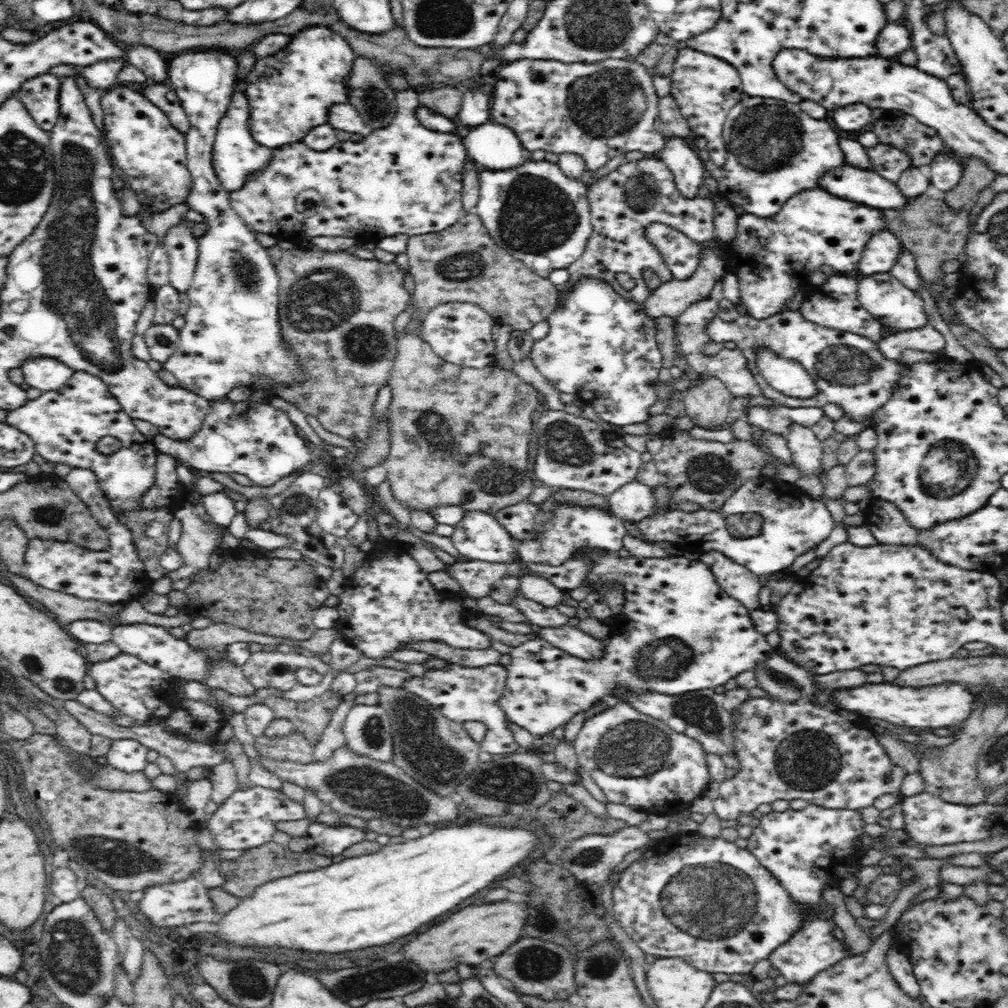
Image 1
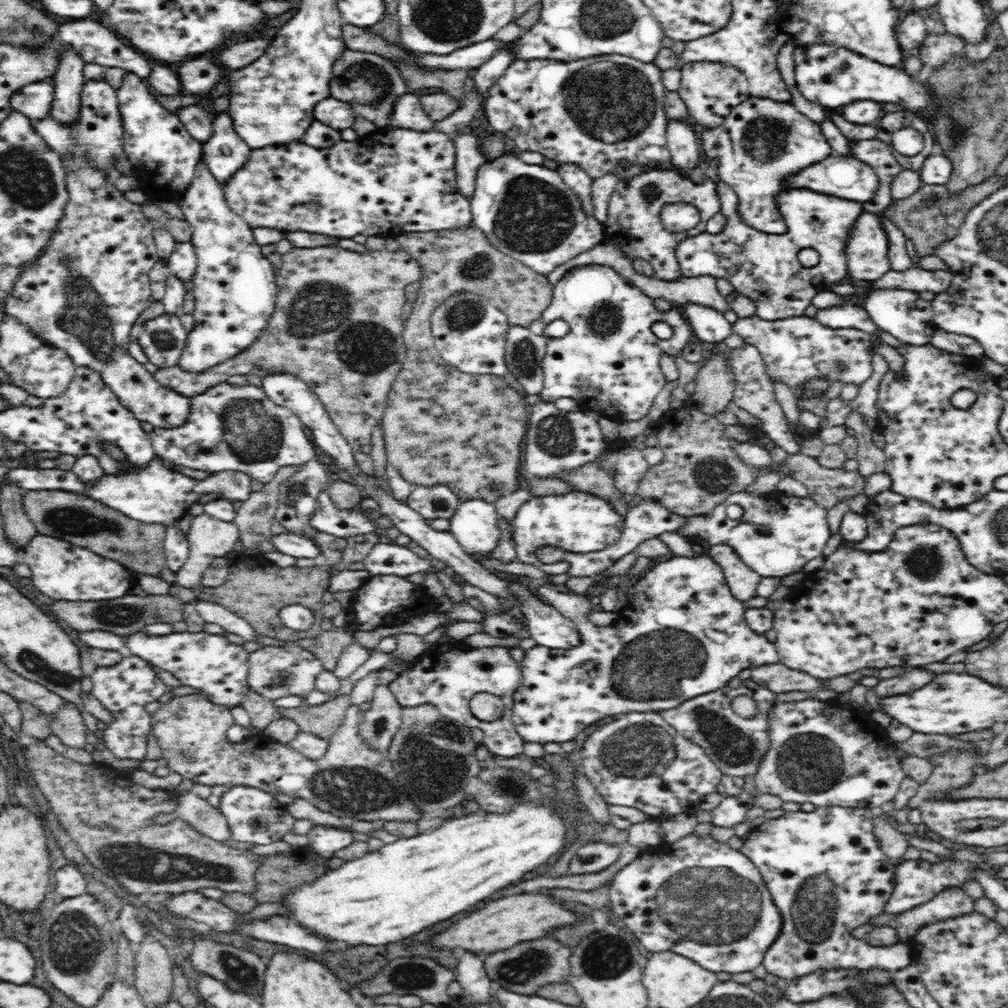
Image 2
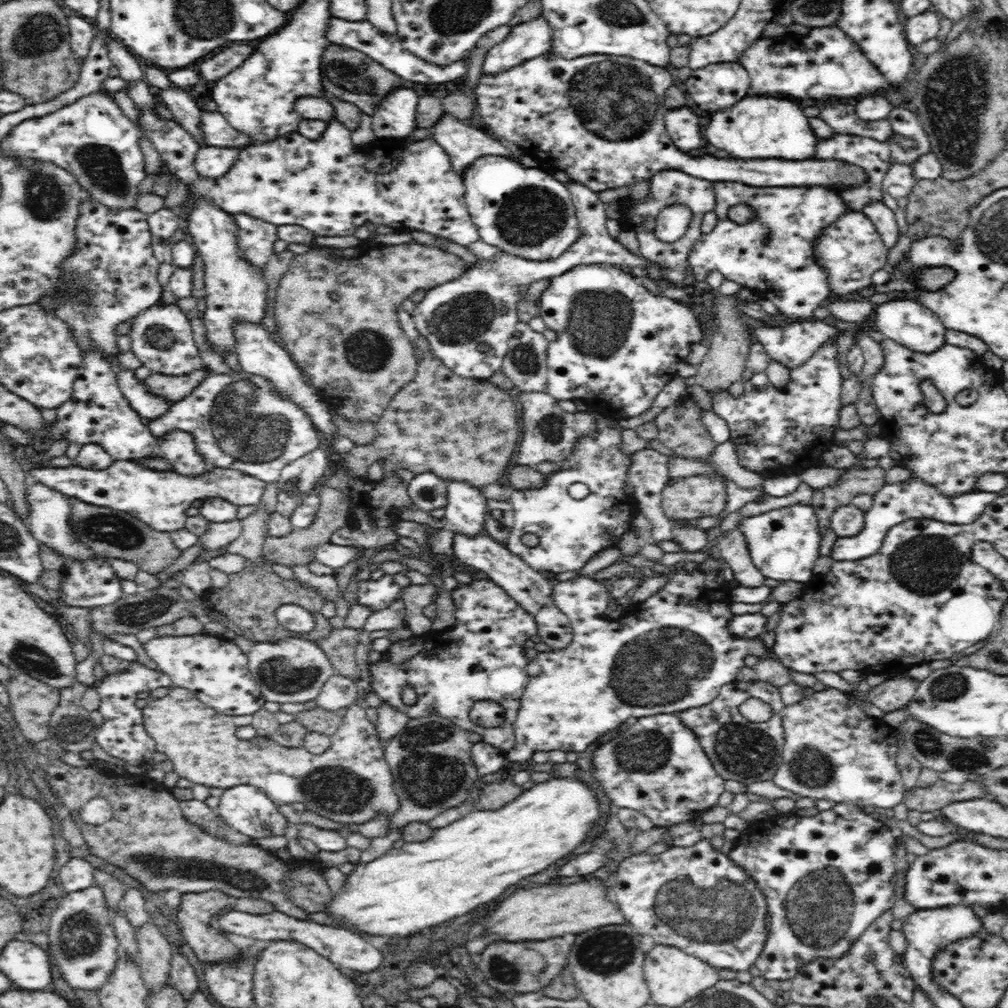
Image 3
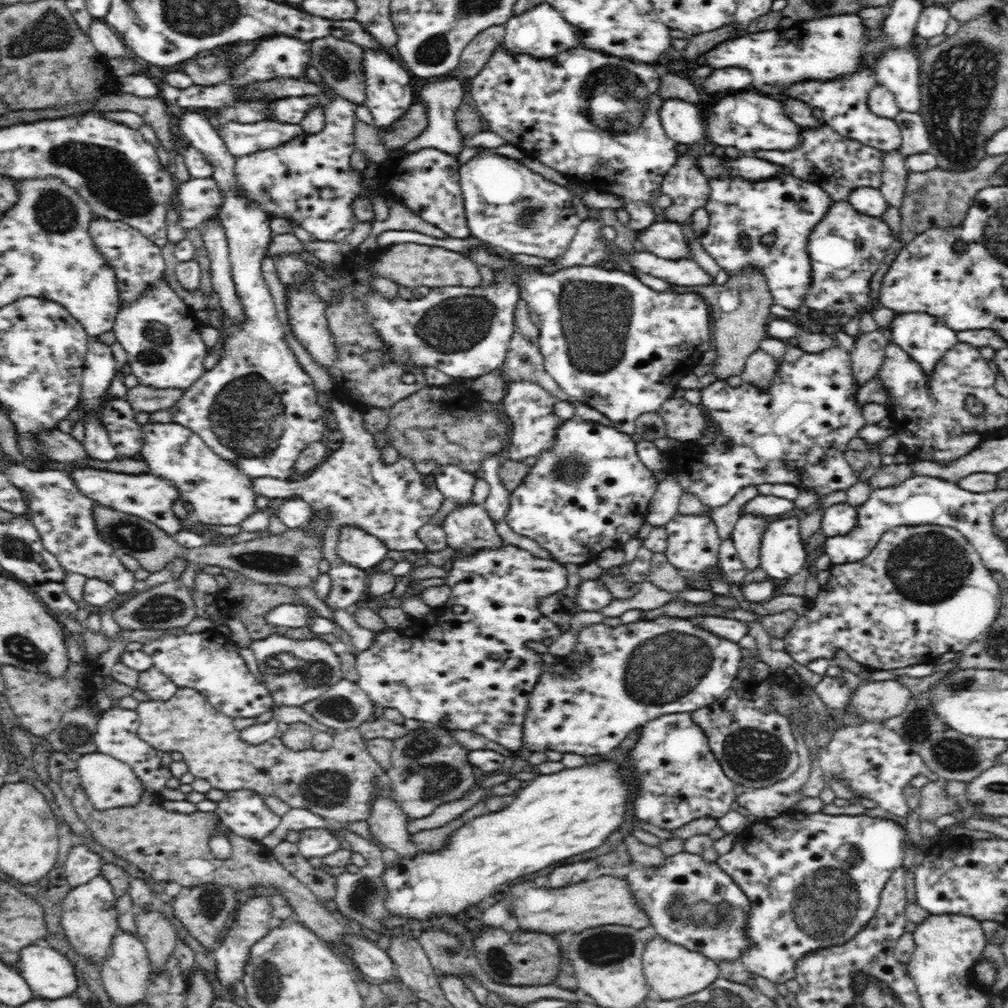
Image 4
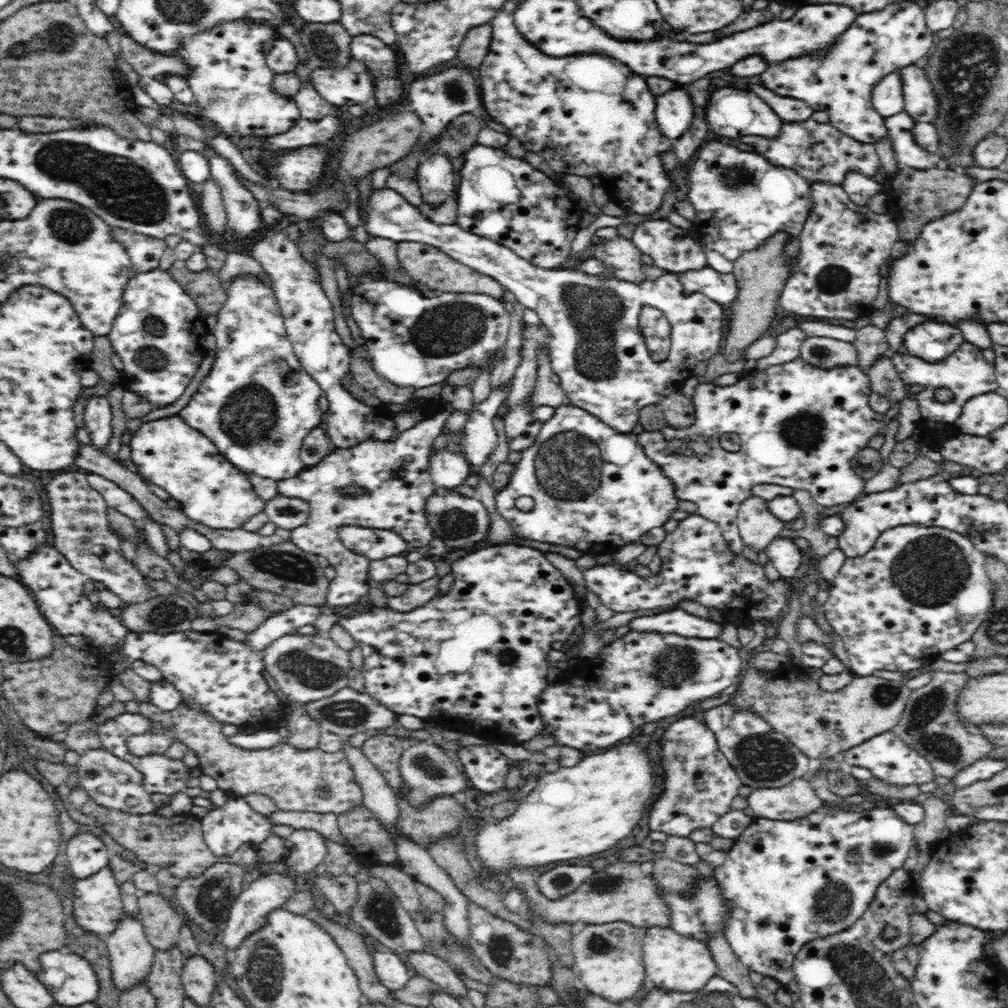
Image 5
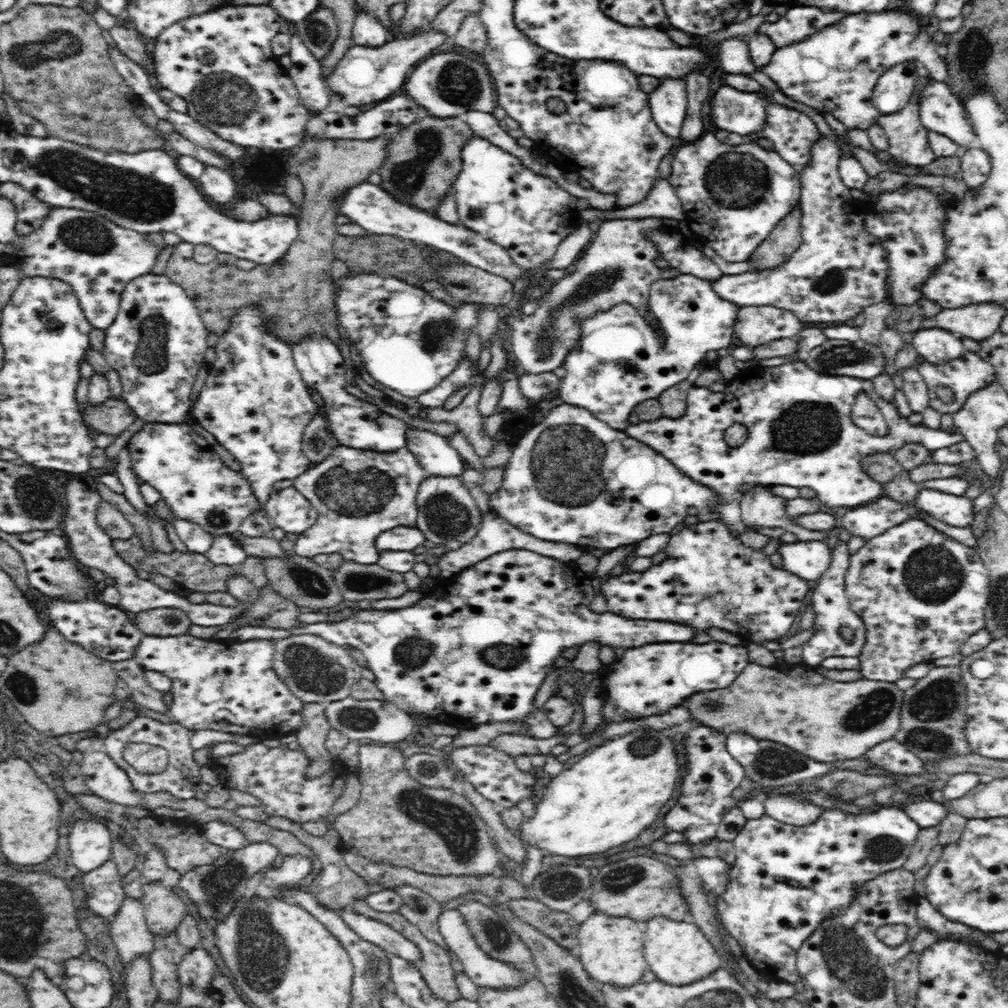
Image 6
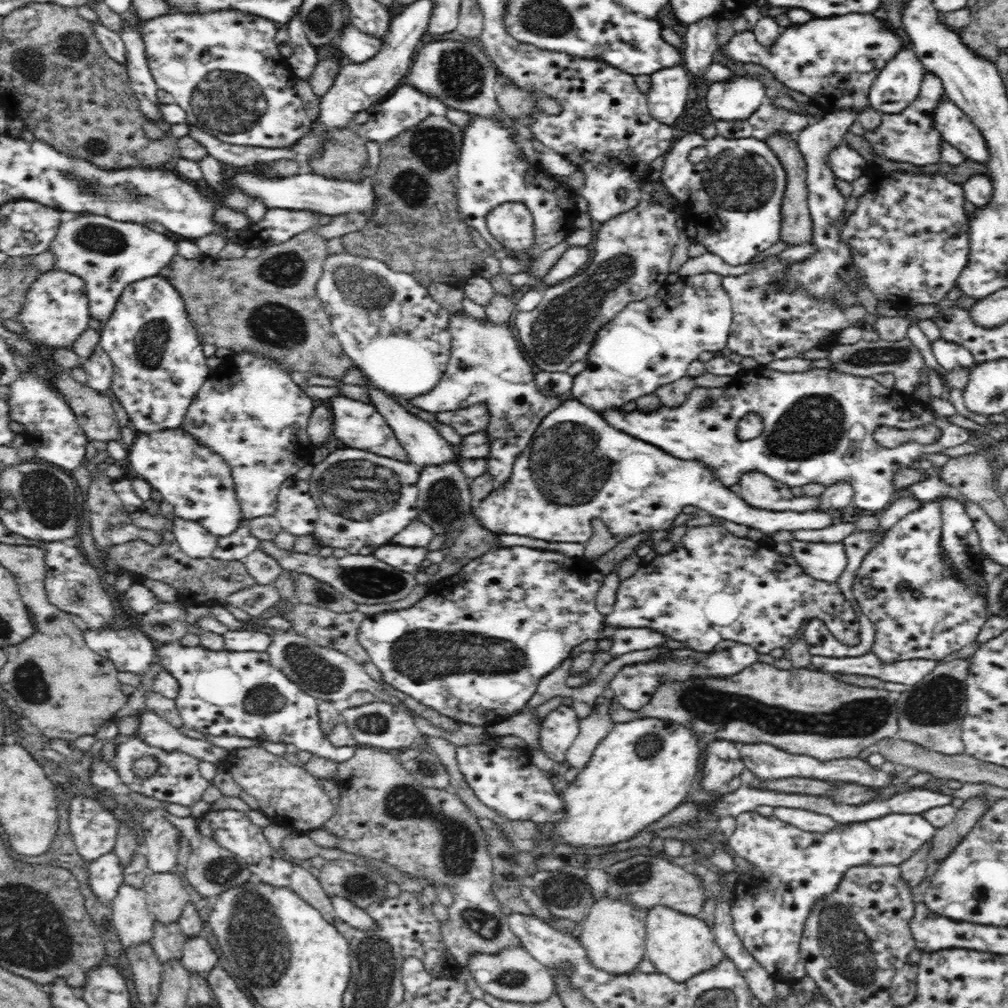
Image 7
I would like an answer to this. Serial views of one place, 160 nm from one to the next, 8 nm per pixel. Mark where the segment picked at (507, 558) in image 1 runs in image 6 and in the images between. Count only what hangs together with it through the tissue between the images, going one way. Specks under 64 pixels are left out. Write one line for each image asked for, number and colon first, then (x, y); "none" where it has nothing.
2: (475, 523)
3: (465, 512)
4: (453, 482)
5: (448, 470)
6: (434, 453)

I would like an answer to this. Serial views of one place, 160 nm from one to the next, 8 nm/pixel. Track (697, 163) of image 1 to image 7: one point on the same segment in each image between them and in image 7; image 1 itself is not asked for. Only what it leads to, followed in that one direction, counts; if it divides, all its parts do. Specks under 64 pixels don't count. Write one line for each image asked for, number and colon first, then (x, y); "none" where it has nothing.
2: (682, 143)
3: (683, 126)
4: (683, 122)
5: (674, 112)
6: (668, 103)
7: (666, 98)

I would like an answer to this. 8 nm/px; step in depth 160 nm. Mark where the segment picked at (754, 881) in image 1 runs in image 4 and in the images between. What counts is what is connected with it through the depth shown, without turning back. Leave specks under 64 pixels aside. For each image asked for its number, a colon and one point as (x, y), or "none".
2: (697, 897)
3: (695, 898)
4: (690, 902)

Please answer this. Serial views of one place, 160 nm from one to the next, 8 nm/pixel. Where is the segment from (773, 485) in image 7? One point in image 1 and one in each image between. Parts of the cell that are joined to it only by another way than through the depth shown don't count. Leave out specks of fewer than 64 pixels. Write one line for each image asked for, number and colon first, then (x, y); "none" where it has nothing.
1: (741, 584)
2: (742, 580)
3: (732, 547)
4: (749, 529)
5: (757, 525)
6: (760, 508)

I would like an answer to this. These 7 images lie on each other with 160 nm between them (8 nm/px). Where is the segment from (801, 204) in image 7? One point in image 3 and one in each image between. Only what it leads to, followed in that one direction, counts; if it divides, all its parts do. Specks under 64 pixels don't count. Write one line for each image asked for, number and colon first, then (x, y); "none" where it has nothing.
3: (723, 364)
4: (741, 307)
5: (761, 274)
6: (785, 239)

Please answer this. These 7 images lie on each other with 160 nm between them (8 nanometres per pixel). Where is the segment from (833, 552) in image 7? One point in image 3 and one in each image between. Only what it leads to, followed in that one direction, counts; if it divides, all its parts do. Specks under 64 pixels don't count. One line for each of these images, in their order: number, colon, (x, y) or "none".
3: (784, 543)
4: (782, 554)
5: (783, 553)
6: (807, 559)

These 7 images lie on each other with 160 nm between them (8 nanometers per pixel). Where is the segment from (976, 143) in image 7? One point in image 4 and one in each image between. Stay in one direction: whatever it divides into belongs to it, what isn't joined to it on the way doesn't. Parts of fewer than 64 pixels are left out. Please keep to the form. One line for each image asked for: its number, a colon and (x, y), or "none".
4: (898, 70)
5: (920, 102)
6: (940, 110)

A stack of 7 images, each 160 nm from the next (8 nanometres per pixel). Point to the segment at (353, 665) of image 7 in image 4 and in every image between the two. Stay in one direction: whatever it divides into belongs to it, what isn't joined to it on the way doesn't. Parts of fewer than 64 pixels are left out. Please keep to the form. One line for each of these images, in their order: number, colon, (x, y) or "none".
4: (297, 671)
5: (307, 668)
6: (315, 670)

